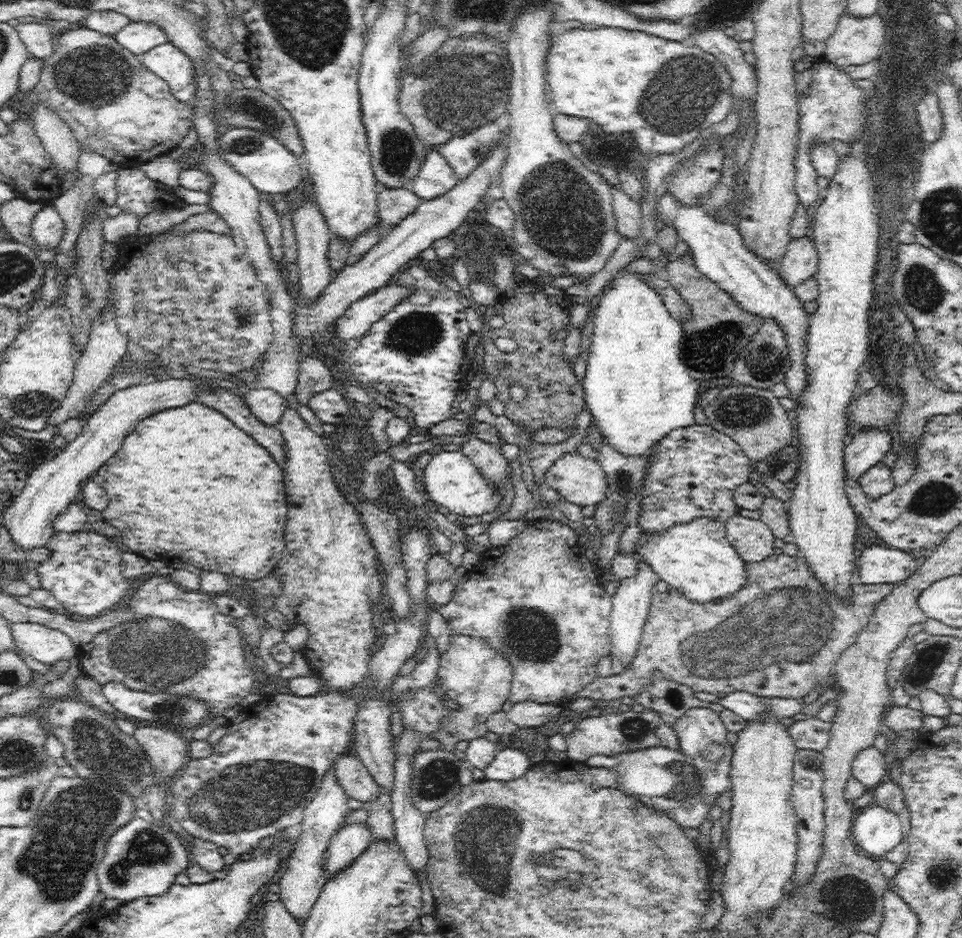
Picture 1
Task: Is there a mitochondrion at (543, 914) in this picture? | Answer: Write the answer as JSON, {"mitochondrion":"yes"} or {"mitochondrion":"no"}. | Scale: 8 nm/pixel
{"mitochondrion":"no"}

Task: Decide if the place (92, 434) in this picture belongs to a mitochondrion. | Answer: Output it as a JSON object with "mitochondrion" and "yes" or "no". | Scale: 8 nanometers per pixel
{"mitochondrion":"no"}

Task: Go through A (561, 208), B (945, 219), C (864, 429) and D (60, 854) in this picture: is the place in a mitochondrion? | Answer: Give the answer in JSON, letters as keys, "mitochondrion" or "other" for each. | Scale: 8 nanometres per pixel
{"A":"mitochondrion","B":"mitochondrion","C":"other","D":"mitochondrion"}

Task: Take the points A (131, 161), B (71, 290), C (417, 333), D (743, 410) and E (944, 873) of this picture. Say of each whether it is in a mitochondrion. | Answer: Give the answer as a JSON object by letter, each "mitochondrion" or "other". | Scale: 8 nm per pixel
{"A":"other","B":"other","C":"mitochondrion","D":"mitochondrion","E":"mitochondrion"}

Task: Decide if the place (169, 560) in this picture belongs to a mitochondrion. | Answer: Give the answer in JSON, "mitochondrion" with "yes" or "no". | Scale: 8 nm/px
{"mitochondrion":"no"}

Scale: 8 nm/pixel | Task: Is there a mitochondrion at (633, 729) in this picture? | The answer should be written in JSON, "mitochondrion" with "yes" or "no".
{"mitochondrion":"yes"}

